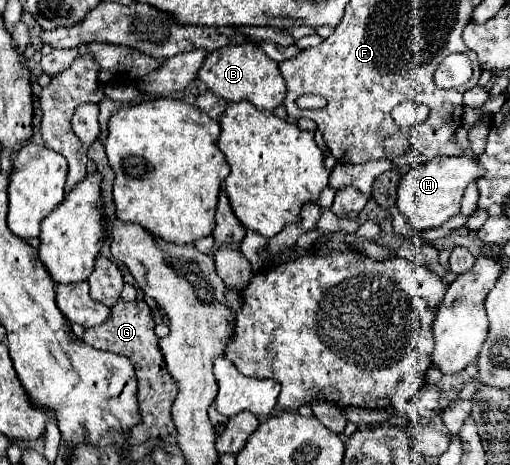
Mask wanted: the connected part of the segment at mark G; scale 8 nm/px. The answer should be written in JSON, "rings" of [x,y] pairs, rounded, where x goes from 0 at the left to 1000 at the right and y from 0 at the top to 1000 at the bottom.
{"rings":[[[233,643],[218,660],[218,682],[202,699],[171,708],[163,716],[163,729],[171,742],[178,742],[186,751],[245,763],[265,785],[265,802],[273,811],[273,875],[280,888],[280,910],[273,910],[257,923],[253,953],[273,957],[292,940],[316,940],[316,935],[339,931],[343,914],[339,914],[339,897],[335,897],[335,867],[347,849],[347,828],[343,828],[339,811],[327,802],[324,776],[316,768],[316,751],[308,746],[304,690],[300,690],[296,660],[284,656],[280,647],[249,652],[249,647]]]}

